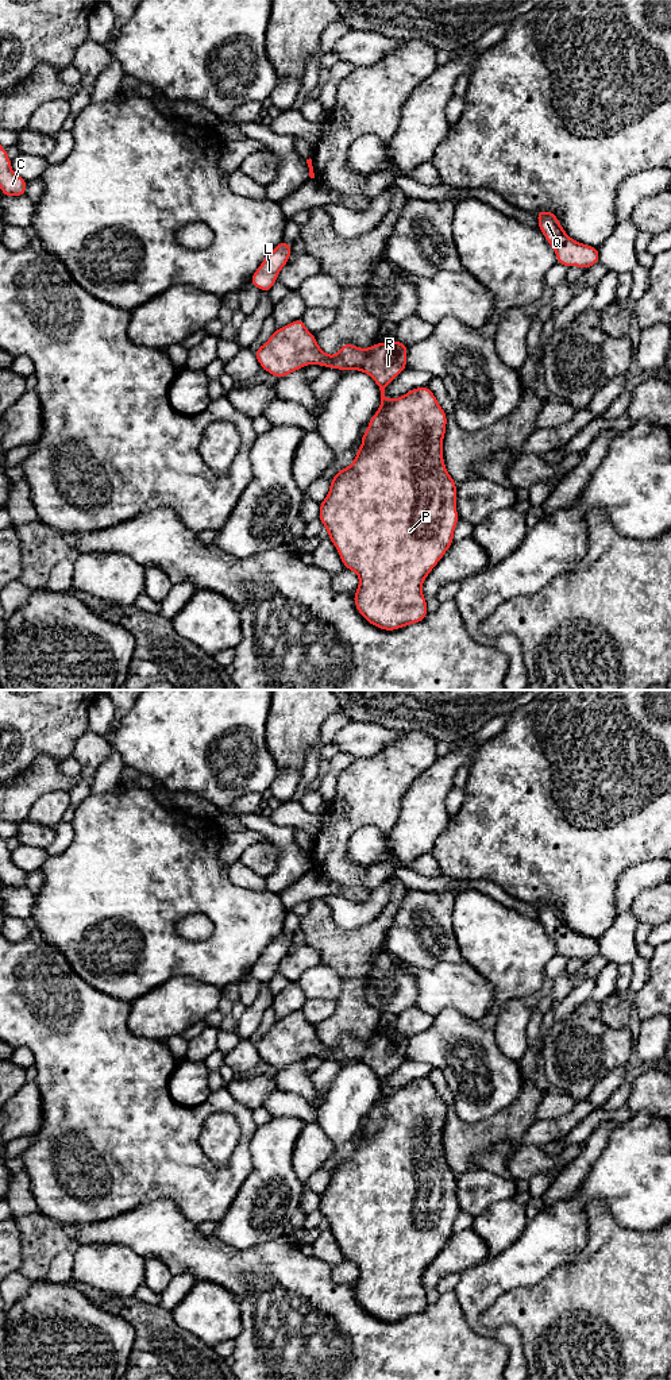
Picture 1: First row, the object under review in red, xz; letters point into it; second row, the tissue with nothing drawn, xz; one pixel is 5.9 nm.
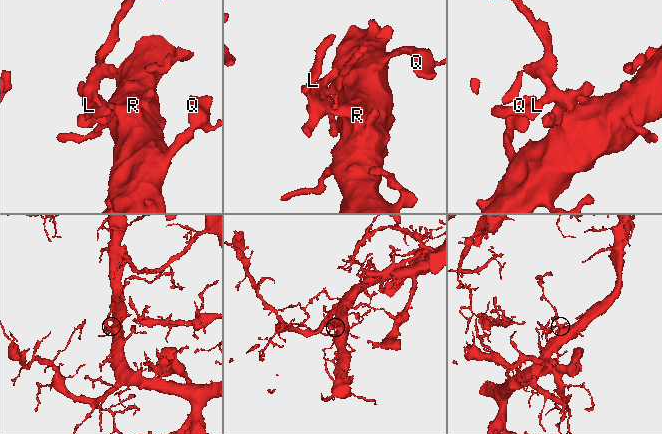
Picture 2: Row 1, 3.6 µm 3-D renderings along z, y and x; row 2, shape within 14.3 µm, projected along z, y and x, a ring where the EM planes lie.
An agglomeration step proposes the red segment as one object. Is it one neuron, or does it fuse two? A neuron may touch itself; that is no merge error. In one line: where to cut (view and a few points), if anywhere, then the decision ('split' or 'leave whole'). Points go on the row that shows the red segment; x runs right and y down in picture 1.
cut none; leave whole

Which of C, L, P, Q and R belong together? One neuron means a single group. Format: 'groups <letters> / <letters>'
groups C L P Q R

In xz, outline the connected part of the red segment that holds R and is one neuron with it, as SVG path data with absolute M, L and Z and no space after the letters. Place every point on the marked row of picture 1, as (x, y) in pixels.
M297 319L275 329L254 354L261 367L277 379L306 365L316 363L342 371L363 371L378 385L381 408L370 419L367 431L362 433L362 446L355 452L355 460L331 479L328 496L320 502L319 519L328 529L328 539L336 547L344 567L355 571L359 577L354 604L363 618L383 631L396 631L424 621L428 610L421 585L451 547L454 528L459 523L459 517L456 512L456 482L450 477L441 454L447 415L439 405L437 398L429 386L412 389L396 400L385 397L385 388L408 367L408 346L398 340L390 344L378 342L370 348L358 348L354 344L344 343L338 355L327 355L319 347L316 335L306 329L302 319Z

